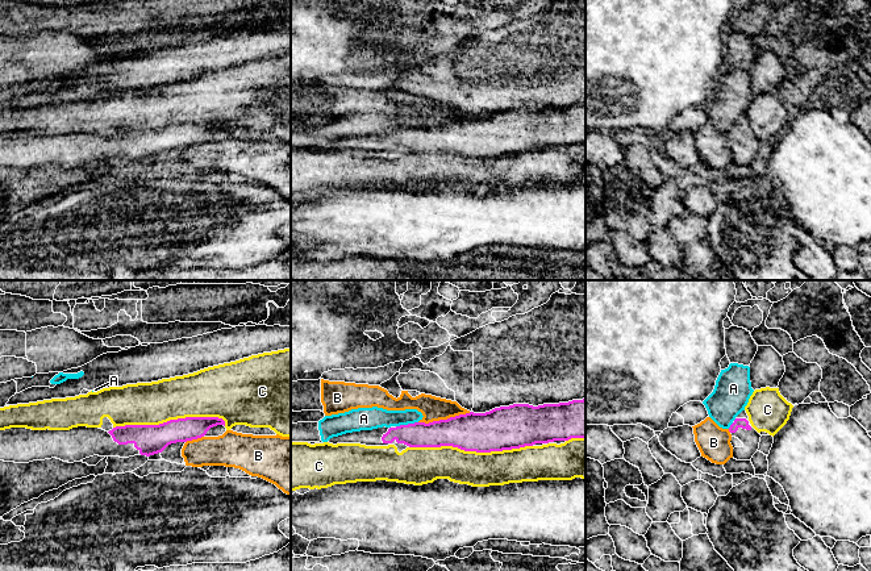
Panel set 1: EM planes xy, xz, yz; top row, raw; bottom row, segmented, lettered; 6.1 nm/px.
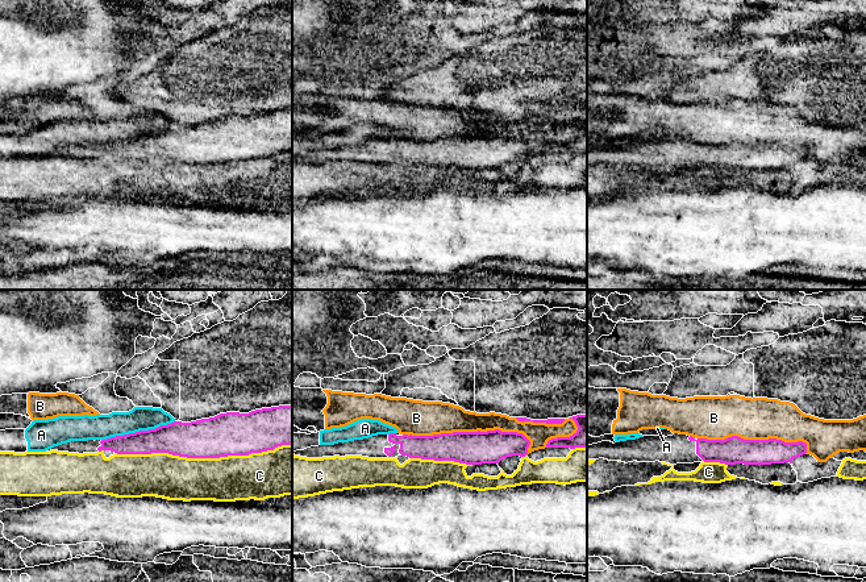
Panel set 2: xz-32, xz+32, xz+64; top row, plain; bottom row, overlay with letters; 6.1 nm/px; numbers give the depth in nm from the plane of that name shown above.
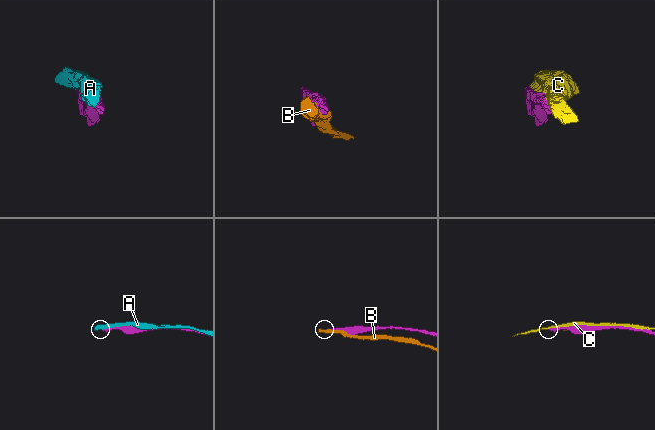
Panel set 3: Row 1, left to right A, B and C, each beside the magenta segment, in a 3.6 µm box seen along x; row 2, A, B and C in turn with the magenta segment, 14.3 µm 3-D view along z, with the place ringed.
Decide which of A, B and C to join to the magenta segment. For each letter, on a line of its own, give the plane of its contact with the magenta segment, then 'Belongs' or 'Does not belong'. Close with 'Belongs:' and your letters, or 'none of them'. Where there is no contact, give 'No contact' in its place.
A: Touches magenta in xz. Does not belong
B: Touches magenta in xz. Does not belong
C: Touches magenta in xz. Does not belong
Belongs: none of them

